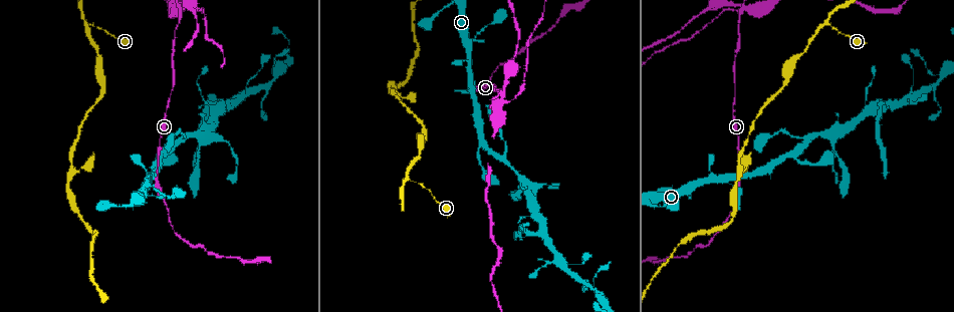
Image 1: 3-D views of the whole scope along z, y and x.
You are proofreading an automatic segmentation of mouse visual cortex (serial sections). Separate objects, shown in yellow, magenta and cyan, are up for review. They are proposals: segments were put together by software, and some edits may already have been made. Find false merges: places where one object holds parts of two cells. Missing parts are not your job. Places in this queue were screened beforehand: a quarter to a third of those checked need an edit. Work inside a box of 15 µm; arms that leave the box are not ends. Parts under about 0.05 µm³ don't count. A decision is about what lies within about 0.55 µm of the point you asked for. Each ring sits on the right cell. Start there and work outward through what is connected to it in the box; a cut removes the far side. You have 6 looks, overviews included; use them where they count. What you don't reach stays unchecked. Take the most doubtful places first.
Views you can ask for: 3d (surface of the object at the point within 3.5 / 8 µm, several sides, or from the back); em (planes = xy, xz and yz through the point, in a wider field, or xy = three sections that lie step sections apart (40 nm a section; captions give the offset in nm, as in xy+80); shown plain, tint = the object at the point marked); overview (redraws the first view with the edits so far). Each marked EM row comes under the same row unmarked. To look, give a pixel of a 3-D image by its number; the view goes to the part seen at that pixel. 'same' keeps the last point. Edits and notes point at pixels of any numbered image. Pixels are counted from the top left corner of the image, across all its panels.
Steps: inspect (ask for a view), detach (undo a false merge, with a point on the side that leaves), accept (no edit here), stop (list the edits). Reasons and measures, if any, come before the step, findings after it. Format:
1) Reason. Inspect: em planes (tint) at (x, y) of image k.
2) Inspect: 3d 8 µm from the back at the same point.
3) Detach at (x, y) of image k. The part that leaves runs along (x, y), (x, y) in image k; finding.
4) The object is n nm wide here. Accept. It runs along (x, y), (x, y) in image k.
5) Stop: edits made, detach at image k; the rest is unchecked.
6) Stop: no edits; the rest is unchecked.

Sharp bend. Inspect: 3d 3.5 µm at (502, 95) of image 1.

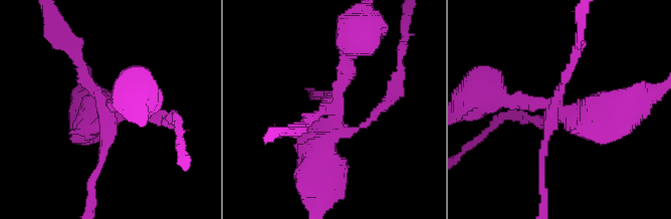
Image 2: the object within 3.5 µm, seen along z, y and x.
Detach at (75, 130) of image 2. The part that leaves runs along (334, 112), (319, 145), (316, 197) in image 2; two cells meet here.

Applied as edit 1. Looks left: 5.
Two arms in line, one across. Inspect: 3d 3.5 µm at (409, 177) of image 1.

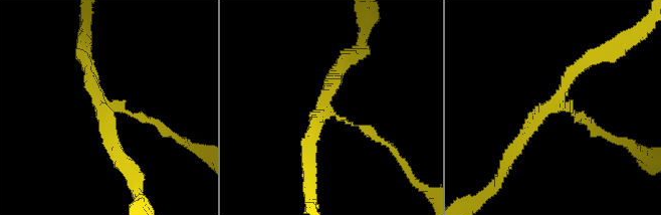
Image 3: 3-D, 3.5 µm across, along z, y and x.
3 arms meet here; the arms are 100, 200, 200 nm wide. Inspect: em xy step 1 (tint) at (331, 112) of image 3.

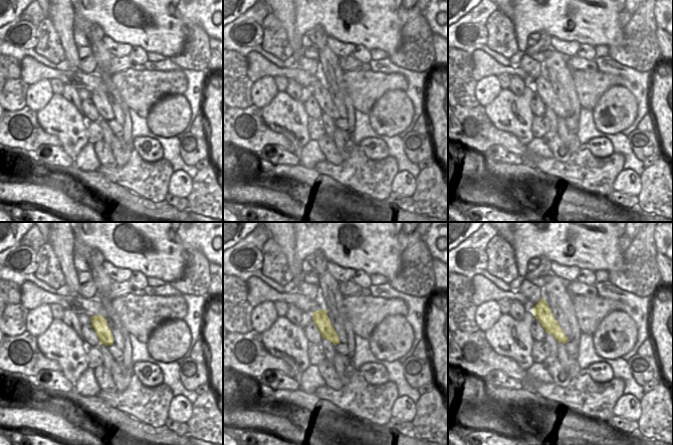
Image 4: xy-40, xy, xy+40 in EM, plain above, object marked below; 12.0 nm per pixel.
Accept. It runs along (542, 301), (543, 315), (565, 340) in image 4; continuous, no second cell.

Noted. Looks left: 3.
Abrupt turn. Inspect: 3d 3.5 µm at (500, 158) of image 1.

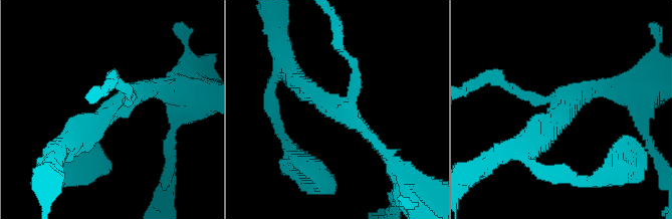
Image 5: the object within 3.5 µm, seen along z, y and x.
3 arms meet here; the arms are 150, 200, 300 nm wide. Inspect: em xy step 2 (tint) at (566, 106) of image 5.

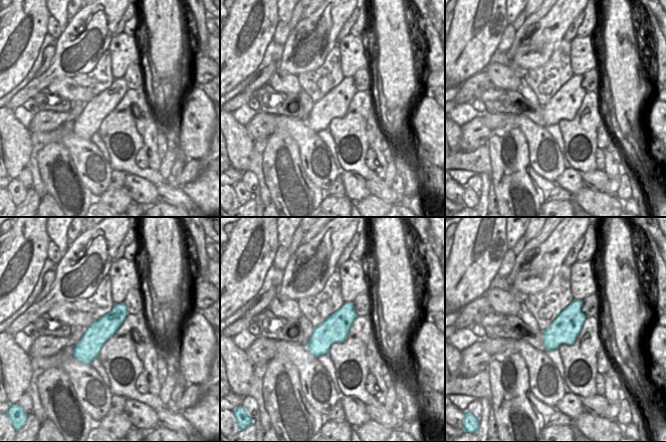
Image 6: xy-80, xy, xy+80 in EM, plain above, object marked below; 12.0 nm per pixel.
Accept. It runs along (122, 305), (119, 313), (76, 356) in image 6; all the same cell.

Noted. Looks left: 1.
Stop: edits made, detach at image 2; the rest is unchecked.

